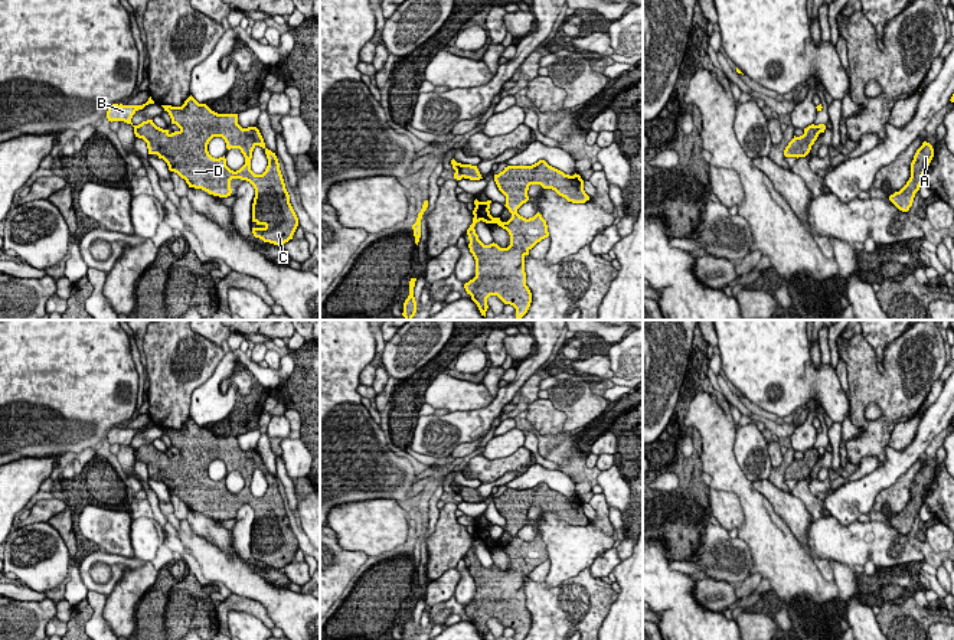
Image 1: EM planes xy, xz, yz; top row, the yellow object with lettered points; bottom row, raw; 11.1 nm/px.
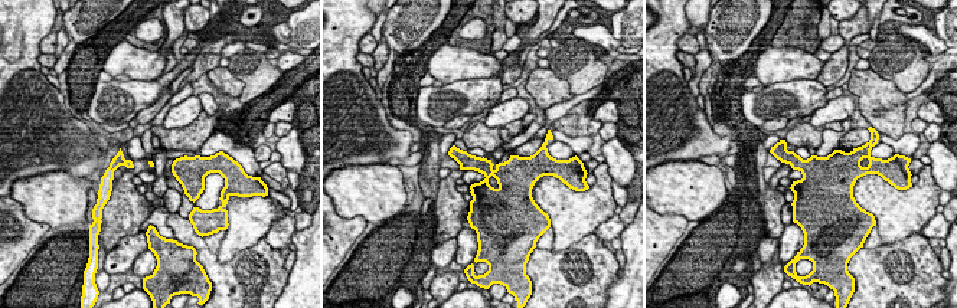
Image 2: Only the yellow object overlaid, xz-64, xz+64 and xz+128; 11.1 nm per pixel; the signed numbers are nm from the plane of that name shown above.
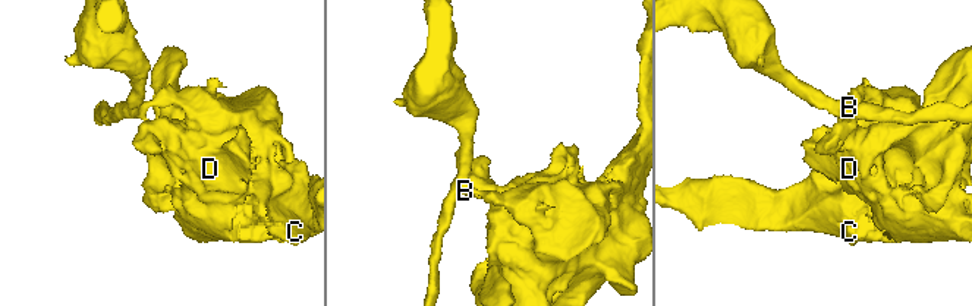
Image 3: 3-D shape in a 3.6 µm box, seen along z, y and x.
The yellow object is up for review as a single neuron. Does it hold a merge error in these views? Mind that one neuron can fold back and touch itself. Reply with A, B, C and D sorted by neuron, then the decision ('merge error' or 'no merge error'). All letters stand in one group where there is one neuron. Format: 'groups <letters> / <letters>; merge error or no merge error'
groups A C D / B; merge error

